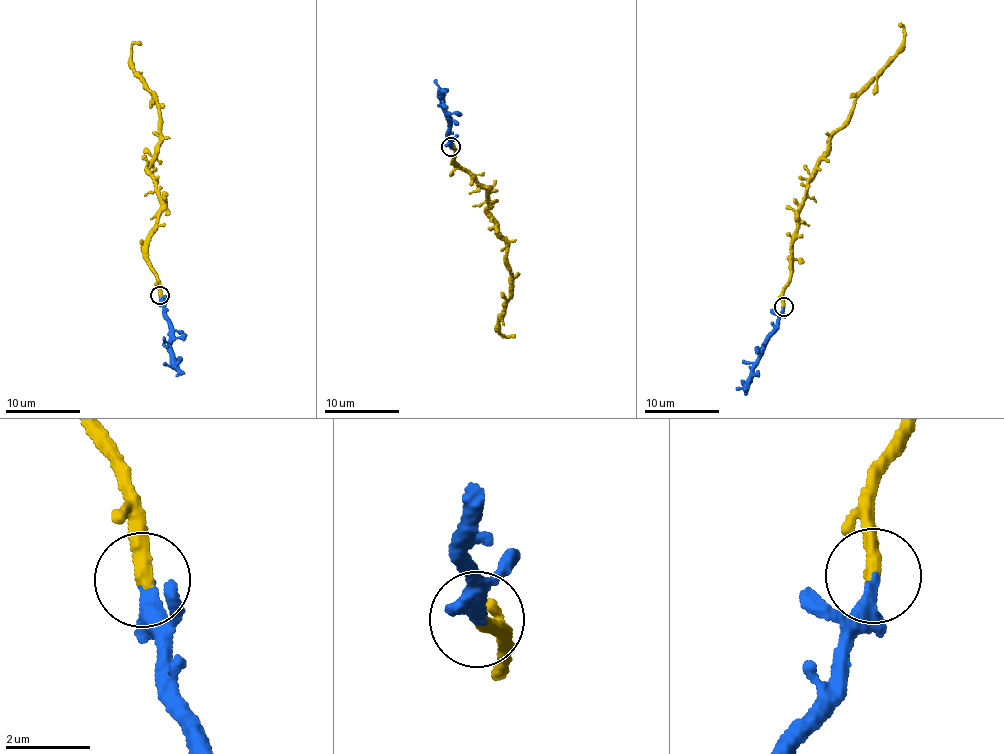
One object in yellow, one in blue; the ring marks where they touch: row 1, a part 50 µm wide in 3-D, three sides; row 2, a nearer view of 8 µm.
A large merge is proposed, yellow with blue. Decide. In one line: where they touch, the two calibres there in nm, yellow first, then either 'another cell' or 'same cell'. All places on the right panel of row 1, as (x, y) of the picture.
at (783, 307); 360 nm thick on the yellow side, 320 nm on the other; same cell

